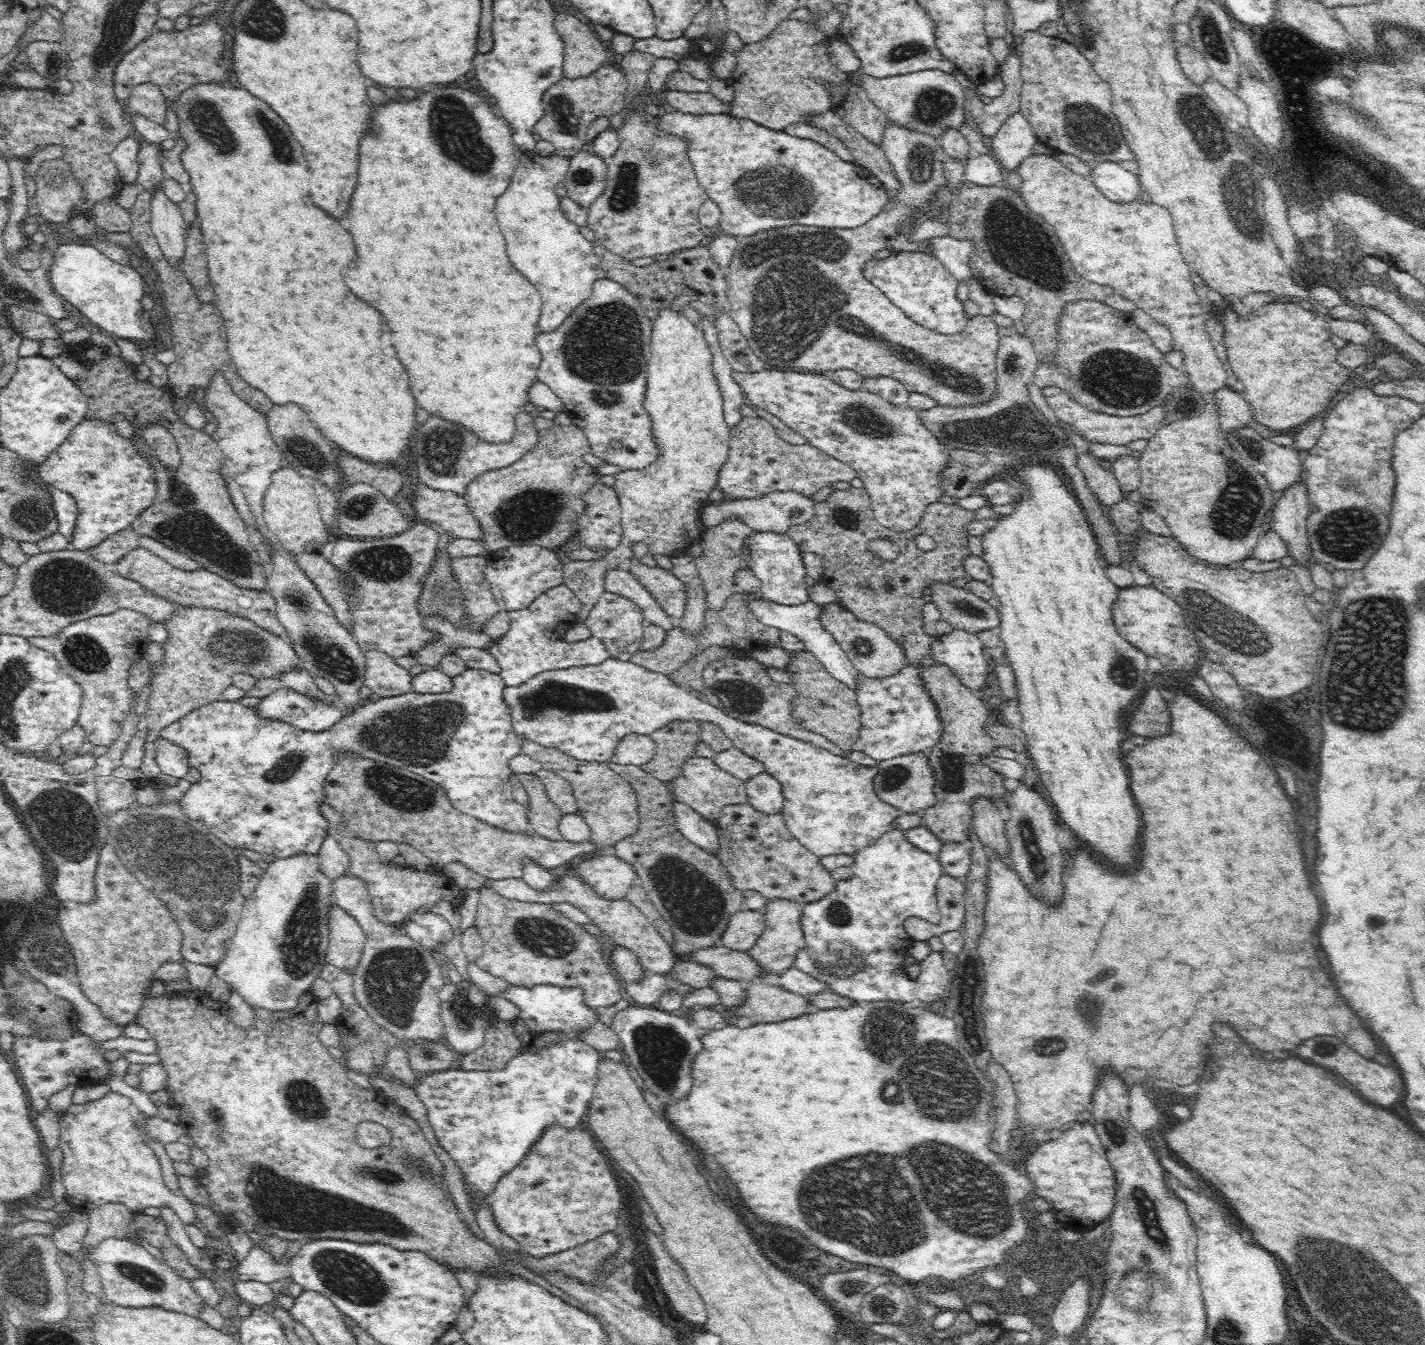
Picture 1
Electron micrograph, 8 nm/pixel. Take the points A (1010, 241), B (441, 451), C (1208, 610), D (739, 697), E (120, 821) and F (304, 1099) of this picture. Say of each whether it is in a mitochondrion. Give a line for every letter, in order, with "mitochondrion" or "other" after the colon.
A: mitochondrion
B: mitochondrion
C: mitochondrion
D: mitochondrion
E: mitochondrion
F: mitochondrion

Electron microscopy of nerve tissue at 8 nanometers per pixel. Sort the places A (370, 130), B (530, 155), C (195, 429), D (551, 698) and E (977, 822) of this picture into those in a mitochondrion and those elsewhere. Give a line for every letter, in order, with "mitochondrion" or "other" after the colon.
A: other
B: other
C: other
D: mitochondrion
E: other

